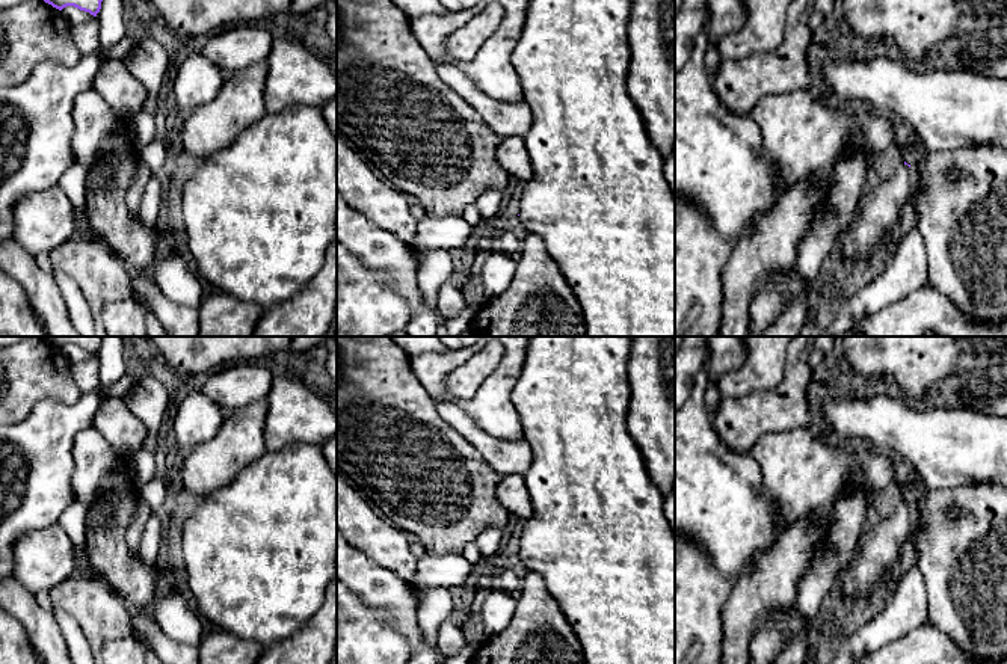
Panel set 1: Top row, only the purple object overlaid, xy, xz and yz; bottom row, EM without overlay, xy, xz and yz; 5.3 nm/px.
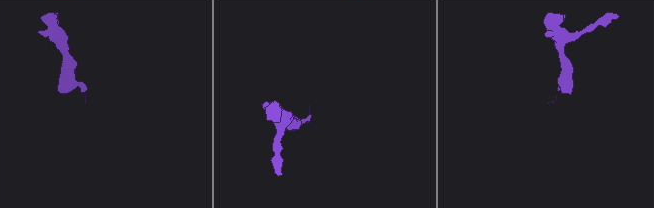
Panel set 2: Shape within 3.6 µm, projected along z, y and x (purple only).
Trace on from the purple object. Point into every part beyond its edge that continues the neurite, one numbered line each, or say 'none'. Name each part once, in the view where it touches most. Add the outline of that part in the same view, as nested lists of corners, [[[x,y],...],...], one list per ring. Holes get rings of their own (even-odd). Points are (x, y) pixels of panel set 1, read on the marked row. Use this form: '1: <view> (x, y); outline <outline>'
1: yz (873, 230); outline [[[903,163],[891,180],[876,180],[862,195],[855,214],[835,241],[827,263],[830,270],[847,276],[858,269],[879,267],[898,238],[900,214],[910,193],[909,174],[910,168]]]

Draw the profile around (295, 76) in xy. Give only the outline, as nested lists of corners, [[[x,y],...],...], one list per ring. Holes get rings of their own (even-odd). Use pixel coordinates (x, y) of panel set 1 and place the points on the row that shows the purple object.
[[[276,32],[266,57],[266,113],[296,104],[322,109],[337,97],[337,74],[303,44]]]

